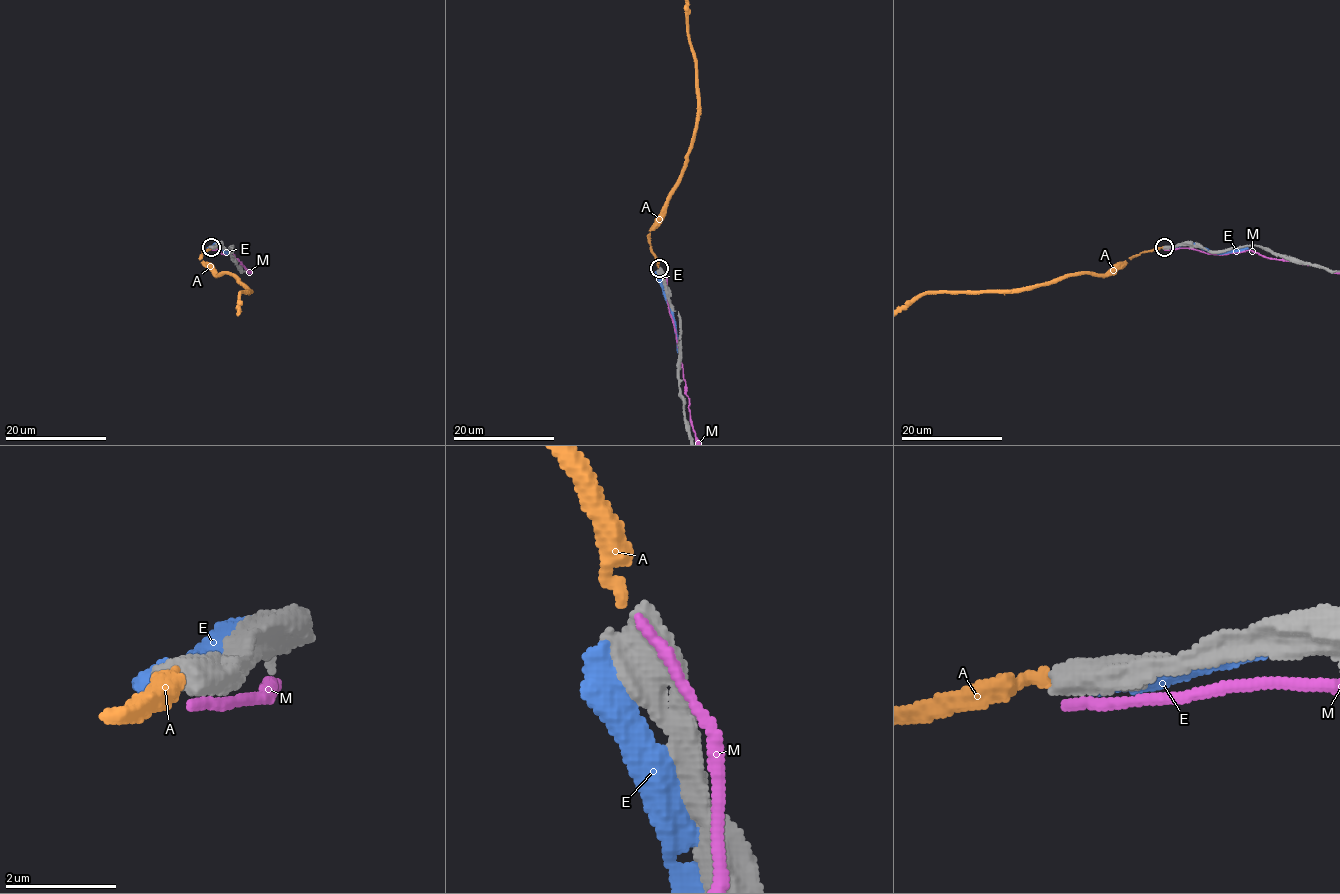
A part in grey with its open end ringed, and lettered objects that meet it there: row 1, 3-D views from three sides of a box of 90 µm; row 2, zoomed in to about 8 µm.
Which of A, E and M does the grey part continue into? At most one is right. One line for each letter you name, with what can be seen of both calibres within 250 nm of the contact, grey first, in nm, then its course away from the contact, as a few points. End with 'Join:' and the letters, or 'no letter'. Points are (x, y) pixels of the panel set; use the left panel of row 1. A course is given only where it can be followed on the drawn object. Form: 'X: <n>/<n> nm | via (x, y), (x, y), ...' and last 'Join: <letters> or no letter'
A: 650/240 nm
Join: A

